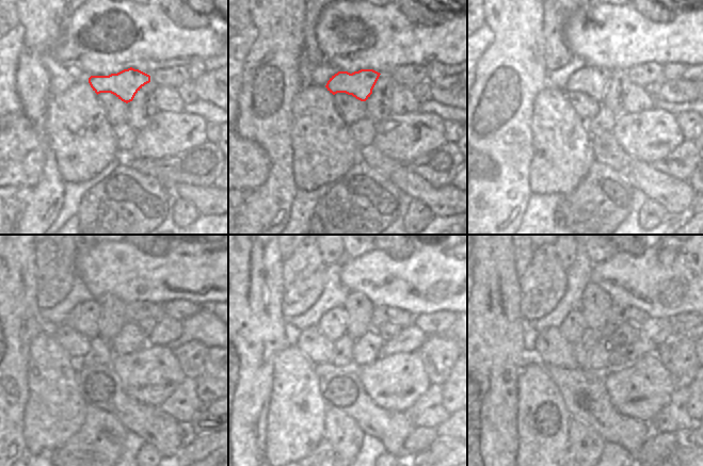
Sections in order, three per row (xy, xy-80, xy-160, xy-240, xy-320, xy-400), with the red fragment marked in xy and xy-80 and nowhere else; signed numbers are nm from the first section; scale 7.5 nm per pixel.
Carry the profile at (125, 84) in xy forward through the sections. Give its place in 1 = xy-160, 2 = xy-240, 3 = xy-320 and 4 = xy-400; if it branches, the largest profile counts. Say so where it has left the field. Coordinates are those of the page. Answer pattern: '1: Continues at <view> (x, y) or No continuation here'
1: Continues at xy-160 (590, 80)
2: Continues at xy-240 (84, 318)
3: Continues at xy-320 (333, 323)
4: Continues at xy-400 (574, 325)

